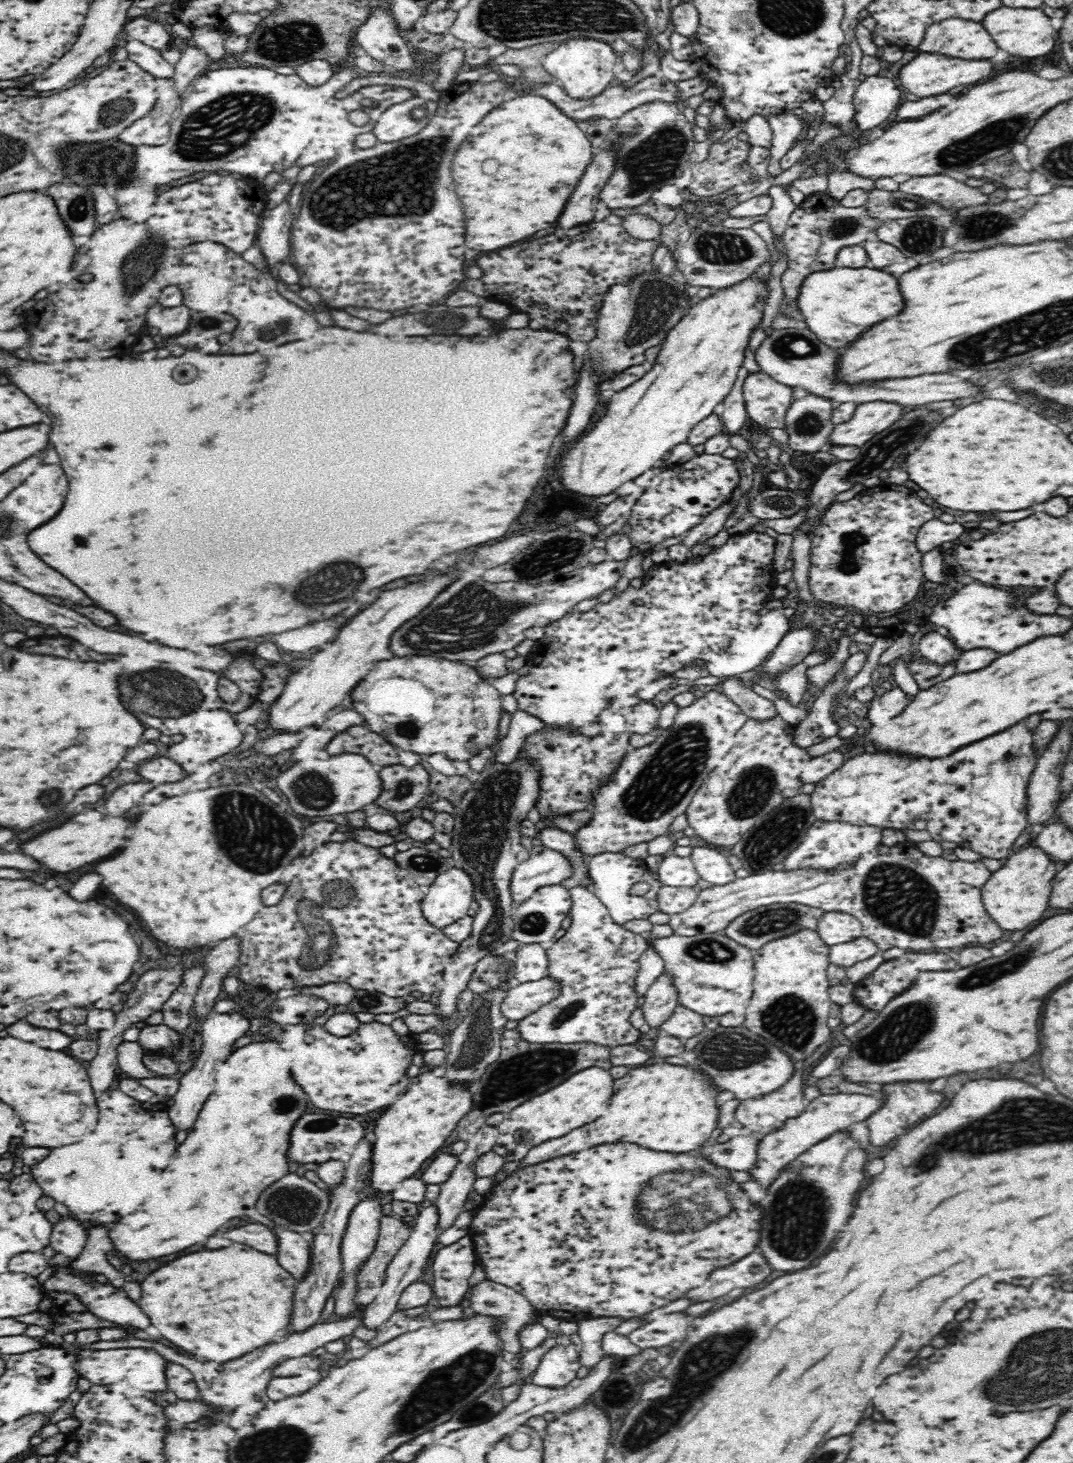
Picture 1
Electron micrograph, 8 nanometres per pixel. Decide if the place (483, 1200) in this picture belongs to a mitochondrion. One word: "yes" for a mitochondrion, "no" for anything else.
no

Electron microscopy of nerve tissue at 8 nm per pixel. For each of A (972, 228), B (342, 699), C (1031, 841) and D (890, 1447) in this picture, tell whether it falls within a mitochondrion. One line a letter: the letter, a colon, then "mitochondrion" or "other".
A: mitochondrion
B: other
C: other
D: other

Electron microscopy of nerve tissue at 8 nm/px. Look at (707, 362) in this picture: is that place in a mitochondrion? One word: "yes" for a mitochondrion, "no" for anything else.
no

